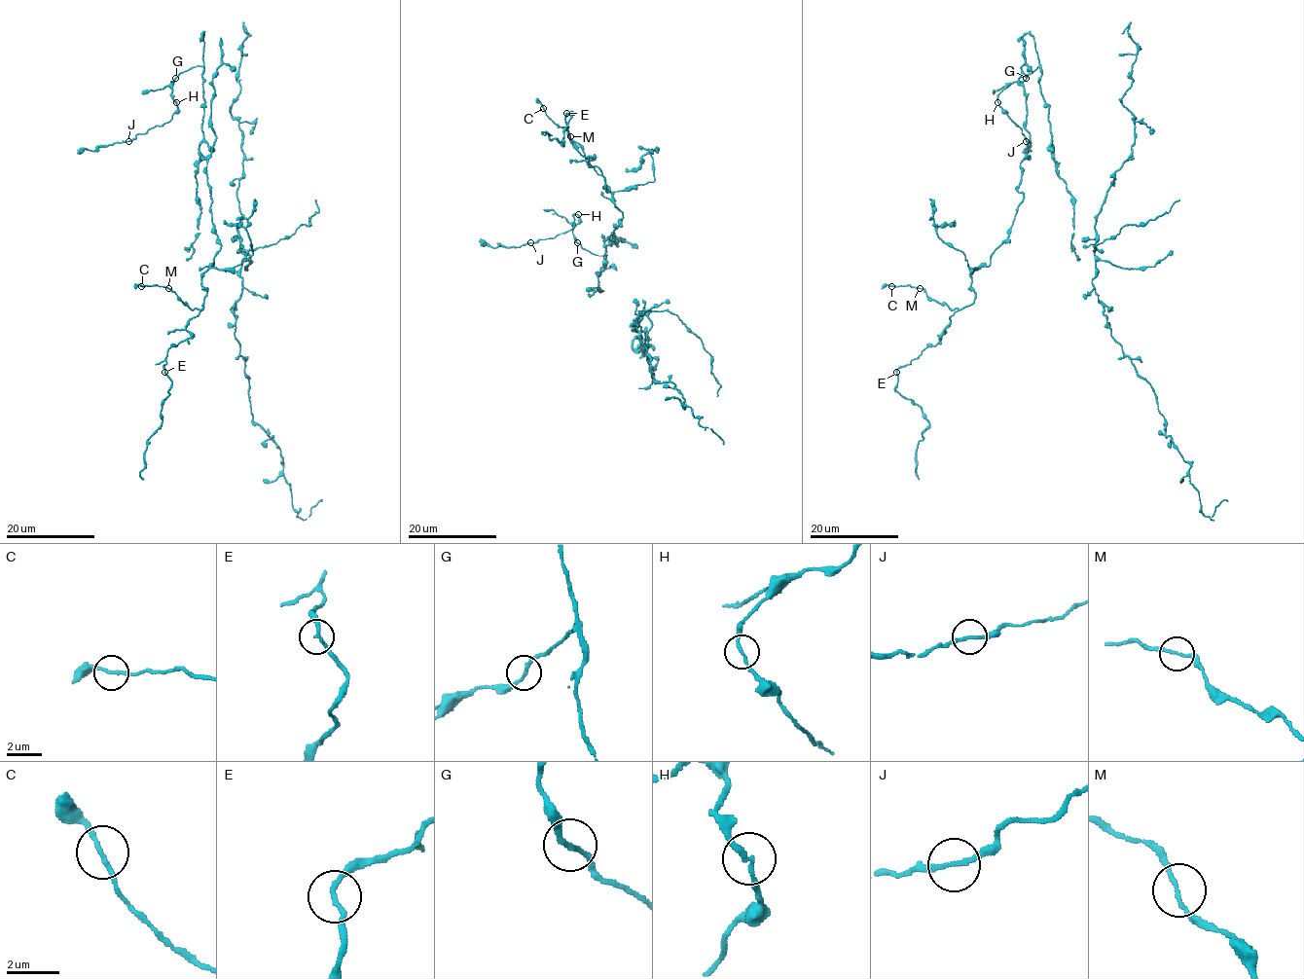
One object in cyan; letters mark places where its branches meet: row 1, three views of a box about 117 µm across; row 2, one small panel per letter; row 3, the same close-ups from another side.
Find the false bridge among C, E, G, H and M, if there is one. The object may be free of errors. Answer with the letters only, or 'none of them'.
none of them

